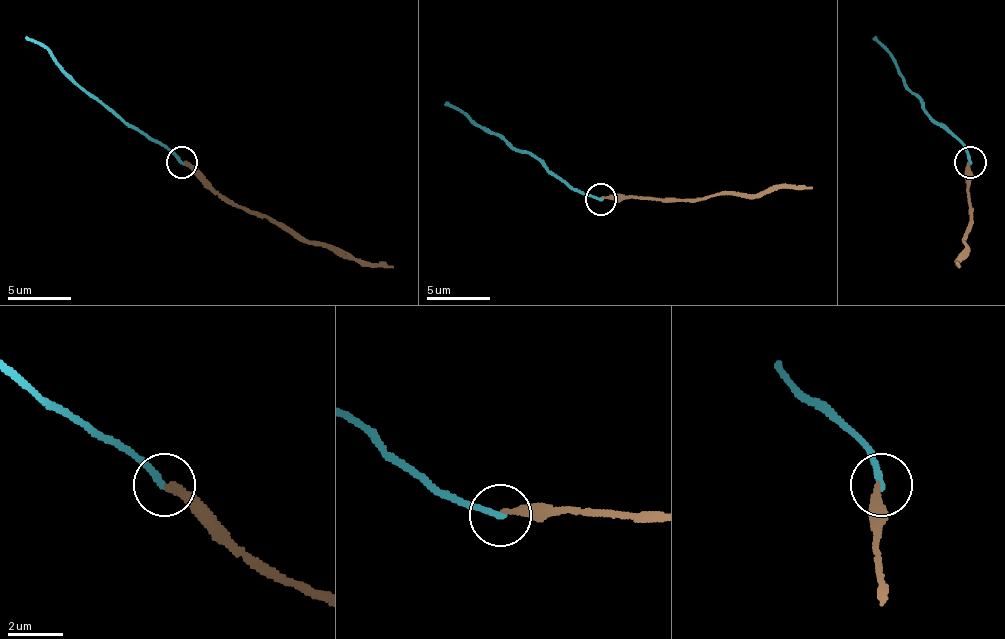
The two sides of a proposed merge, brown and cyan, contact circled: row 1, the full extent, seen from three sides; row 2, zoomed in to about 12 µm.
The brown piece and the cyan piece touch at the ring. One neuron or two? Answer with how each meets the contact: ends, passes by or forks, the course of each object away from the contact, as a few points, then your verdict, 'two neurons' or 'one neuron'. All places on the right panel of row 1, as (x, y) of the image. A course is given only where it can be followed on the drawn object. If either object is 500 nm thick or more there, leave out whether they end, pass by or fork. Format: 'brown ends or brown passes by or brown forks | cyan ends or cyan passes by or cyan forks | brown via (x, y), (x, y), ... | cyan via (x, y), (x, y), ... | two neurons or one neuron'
brown ends | cyan ends | brown via (968, 163), (971, 223), (958, 267) | cyan via (971, 163), (958, 140), (923, 109), (876, 36) | two neurons

